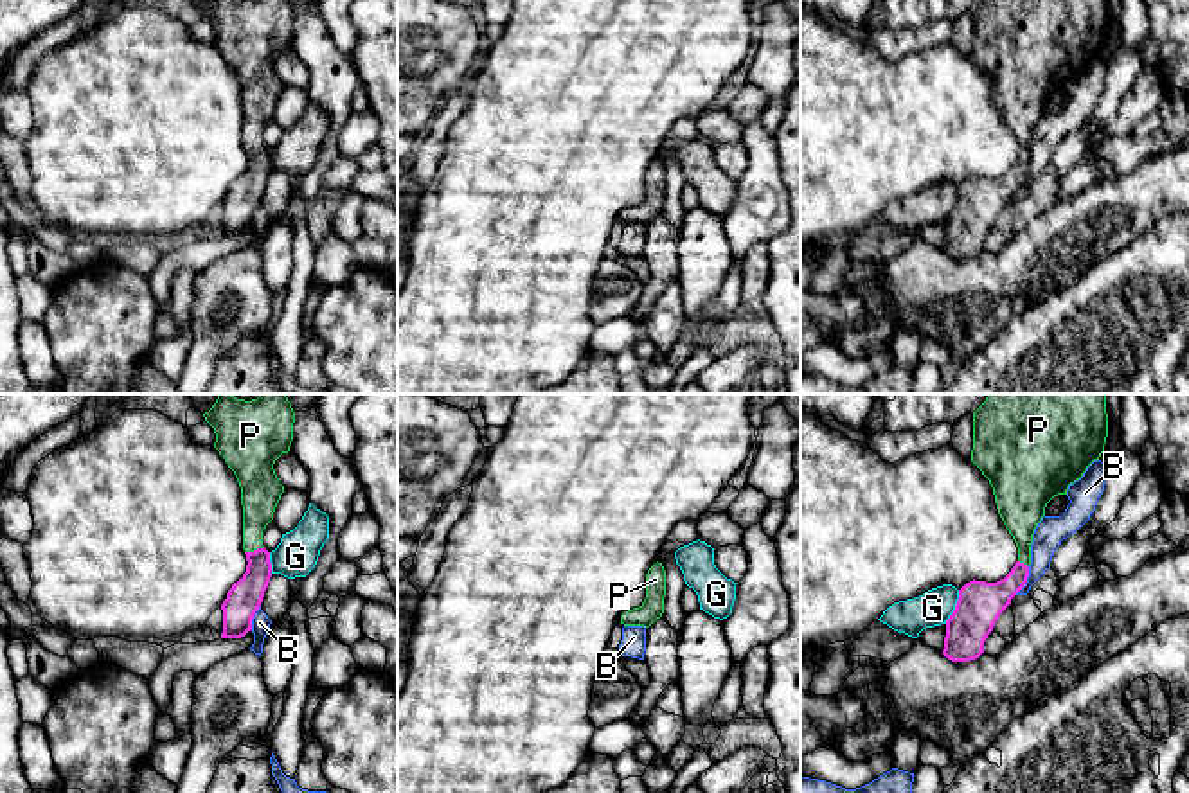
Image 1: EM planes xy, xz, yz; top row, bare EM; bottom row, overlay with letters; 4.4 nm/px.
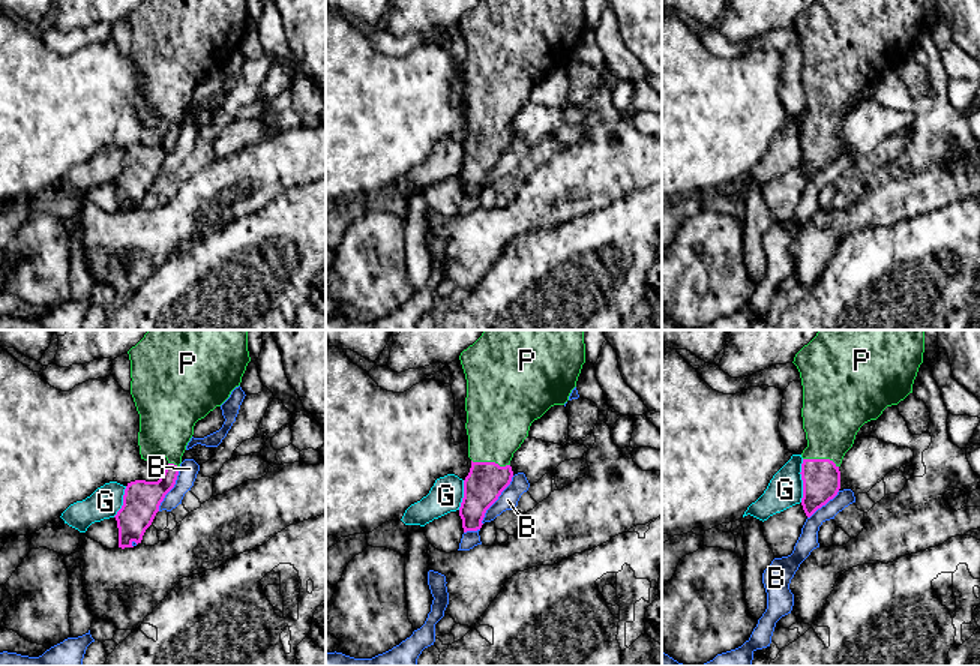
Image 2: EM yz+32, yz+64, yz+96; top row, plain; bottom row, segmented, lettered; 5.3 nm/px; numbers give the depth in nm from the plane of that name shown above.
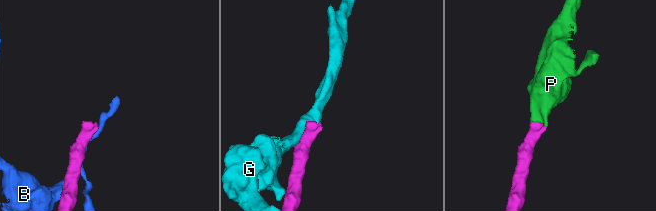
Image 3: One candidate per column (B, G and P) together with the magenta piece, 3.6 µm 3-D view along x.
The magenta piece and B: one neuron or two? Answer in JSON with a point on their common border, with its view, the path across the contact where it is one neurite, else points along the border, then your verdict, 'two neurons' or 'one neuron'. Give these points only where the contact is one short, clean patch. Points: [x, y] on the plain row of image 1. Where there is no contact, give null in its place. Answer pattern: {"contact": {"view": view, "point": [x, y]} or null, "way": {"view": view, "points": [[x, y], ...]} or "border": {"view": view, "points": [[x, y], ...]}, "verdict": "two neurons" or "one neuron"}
{"contact": {"view": "yz", "point": [1026, 178]}, "verdict": "two neurons"}

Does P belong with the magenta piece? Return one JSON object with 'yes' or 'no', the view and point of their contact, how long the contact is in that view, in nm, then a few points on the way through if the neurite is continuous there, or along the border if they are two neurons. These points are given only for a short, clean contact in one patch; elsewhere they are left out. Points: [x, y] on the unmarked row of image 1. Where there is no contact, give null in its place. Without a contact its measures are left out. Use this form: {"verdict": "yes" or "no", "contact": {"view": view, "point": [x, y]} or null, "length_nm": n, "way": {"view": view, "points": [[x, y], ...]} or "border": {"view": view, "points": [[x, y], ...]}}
{"verdict": "yes", "contact": {"view": "xy", "point": [254, 148]}, "length_nm": 90, "way": {"view": "xy", "points": [[243, 196], [254, 180], [254, 148], [254, 115], [259, 92]]}}

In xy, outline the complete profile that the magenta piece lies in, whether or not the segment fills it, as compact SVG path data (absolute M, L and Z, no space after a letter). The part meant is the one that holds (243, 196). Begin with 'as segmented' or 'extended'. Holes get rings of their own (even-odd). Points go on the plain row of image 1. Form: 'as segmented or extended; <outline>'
extended; M214 0L203 14L214 25L214 45L241 85L243 147L248 162L221 201L221 236L241 236L252 228L252 216L272 174L263 128L284 90L273 61L290 49L295 9L291 0Z

